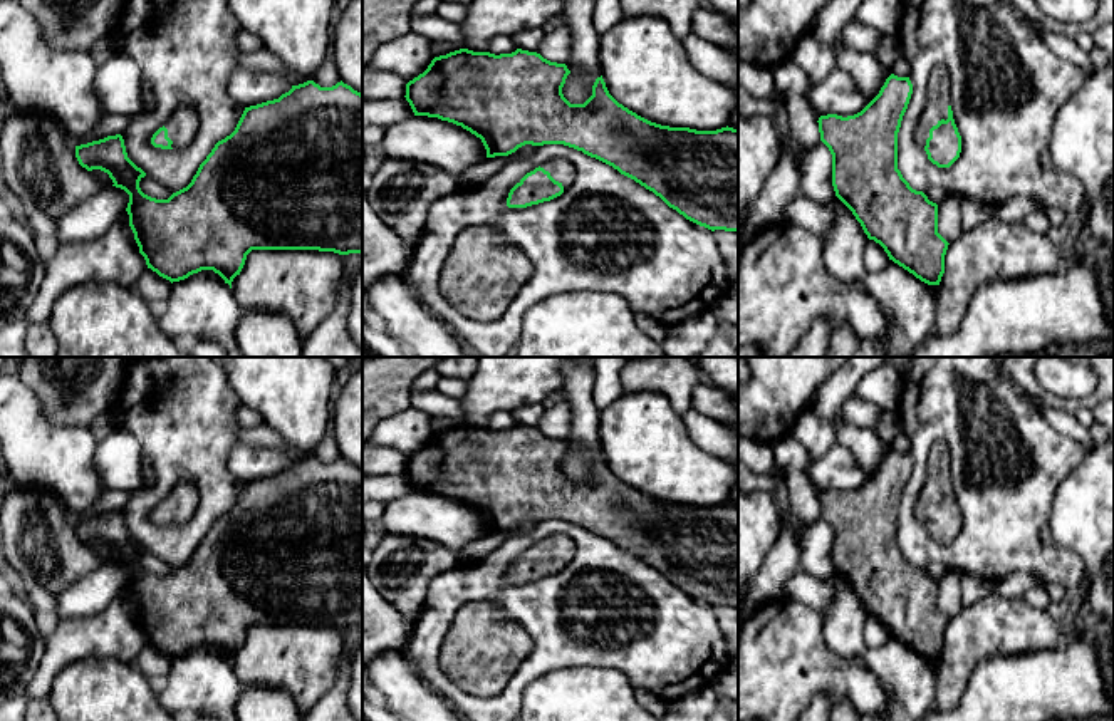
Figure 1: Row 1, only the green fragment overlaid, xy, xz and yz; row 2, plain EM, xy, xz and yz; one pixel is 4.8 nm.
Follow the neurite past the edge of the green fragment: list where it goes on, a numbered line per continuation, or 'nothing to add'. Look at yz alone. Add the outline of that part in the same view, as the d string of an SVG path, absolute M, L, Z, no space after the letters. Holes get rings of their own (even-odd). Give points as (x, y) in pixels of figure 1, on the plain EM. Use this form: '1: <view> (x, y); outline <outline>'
1: yz (938, 463); outline M938 439L928 458L928 478L921 490L919 500L916 503L916 518L924 525L926 515L929 513L929 505L936 501L941 495L948 495L950 481L950 449L943 439Z

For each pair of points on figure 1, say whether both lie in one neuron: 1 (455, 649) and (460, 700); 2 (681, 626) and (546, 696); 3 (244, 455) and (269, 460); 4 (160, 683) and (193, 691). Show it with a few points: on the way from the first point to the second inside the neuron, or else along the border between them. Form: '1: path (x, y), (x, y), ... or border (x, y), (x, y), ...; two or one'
1: border (440, 654), (458, 688), (497, 695); two
2: border (561, 668), (614, 668), (626, 676), (633, 688); two
3: path (250, 460), (262, 460); one
4: border (171, 659), (168, 684), (158, 696); two

